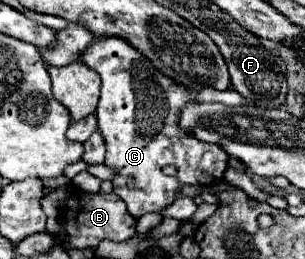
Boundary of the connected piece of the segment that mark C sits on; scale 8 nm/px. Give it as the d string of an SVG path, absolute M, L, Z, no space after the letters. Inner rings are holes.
M96 38L86 48L86 54L82 54L82 62L96 70L102 78L96 118L98 130L106 142L104 164L114 172L114 192L126 202L128 212L136 220L146 212L164 212L174 202L174 196L182 186L210 186L222 182L224 172L228 168L228 154L222 152L220 146L198 142L196 138L190 138L190 134L182 134L178 130L178 106L182 106L182 102L192 100L190 92L184 86L174 86L174 82L158 74L158 70L146 58L142 58L138 50L132 50L128 42L122 42L118 38ZM166 166L172 166L176 172L172 176L166 176Z

